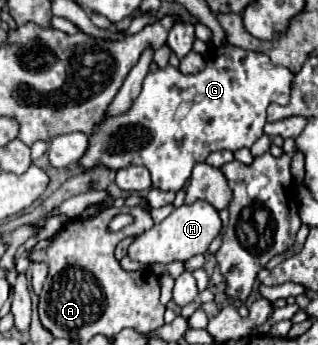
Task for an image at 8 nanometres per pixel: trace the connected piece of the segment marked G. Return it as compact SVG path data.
M226 44L226 46L220 46L220 48L214 48L210 54L208 54L208 60L206 60L206 68L198 74L182 74L178 68L172 68L172 66L166 66L164 70L156 70L156 72L150 72L146 78L144 78L144 86L142 86L142 92L140 96L134 100L134 106L122 114L122 116L114 116L114 118L104 118L94 134L90 136L90 146L86 150L86 154L82 156L82 162L78 162L84 170L92 170L94 166L106 166L106 168L112 168L112 170L120 170L124 166L130 166L130 164L140 164L140 166L146 166L152 174L152 186L154 188L162 188L162 190L182 190L192 174L192 168L198 164L198 162L204 162L208 158L210 152L216 152L216 150L240 150L240 148L250 148L262 134L264 134L264 124L266 124L266 108L276 102L276 104L288 104L290 102L290 86L292 86L292 80L294 80L294 74L284 68L284 66L276 66L270 62L270 58L266 54L258 54L258 52L244 52L242 48L238 46L232 46L232 44Z

